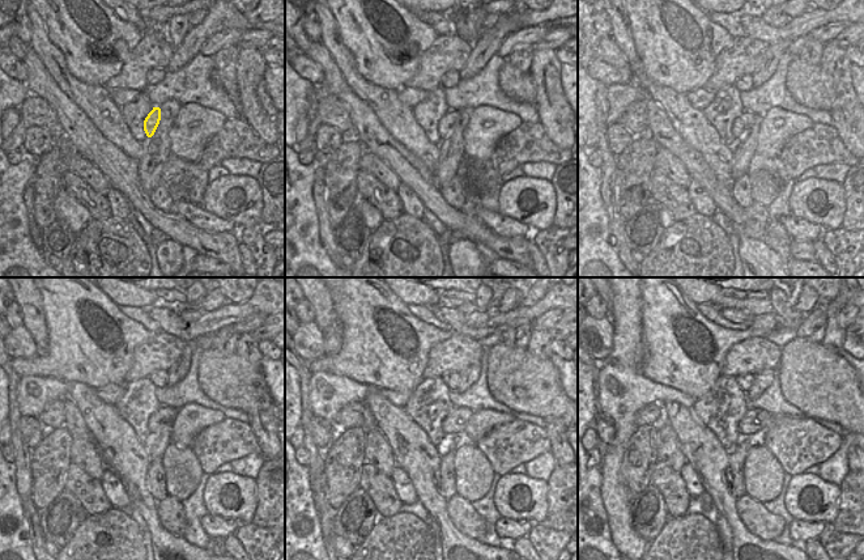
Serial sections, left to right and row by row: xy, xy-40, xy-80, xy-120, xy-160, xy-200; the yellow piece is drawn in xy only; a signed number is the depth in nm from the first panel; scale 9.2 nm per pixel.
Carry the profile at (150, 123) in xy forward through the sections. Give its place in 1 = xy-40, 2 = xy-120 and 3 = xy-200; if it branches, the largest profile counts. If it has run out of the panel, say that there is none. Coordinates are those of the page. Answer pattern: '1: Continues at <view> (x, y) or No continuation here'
1: Continues at xy-40 (445, 126)
2: Continues at xy-120 (165, 416)
3: Continues at xy-200 (754, 421)

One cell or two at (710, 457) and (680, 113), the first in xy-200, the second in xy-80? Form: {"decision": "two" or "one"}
{"decision": "one"}

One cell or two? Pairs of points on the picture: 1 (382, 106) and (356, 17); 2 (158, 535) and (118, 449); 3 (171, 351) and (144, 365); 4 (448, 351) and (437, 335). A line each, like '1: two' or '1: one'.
1: two
2: one
3: one
4: two

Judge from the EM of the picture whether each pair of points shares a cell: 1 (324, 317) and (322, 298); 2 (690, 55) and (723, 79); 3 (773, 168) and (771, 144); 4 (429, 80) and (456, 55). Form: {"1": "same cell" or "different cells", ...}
{"1": "same cell", "2": "different cells", "3": "different cells", "4": "same cell"}

